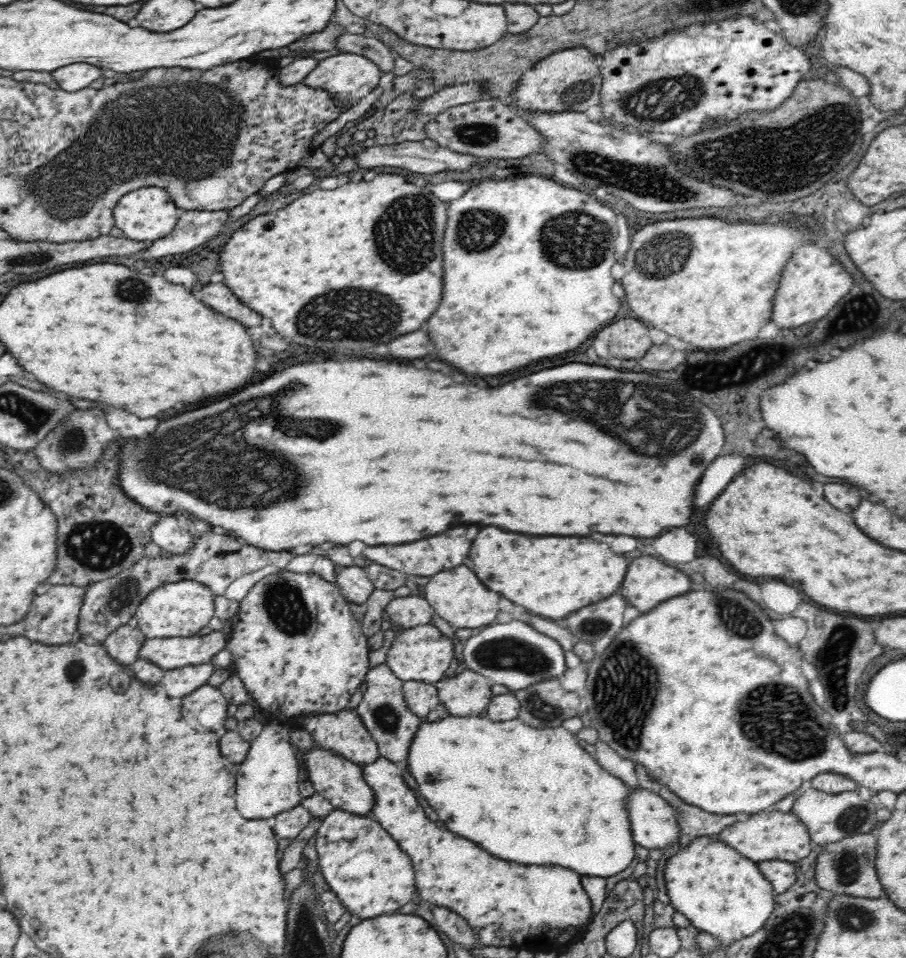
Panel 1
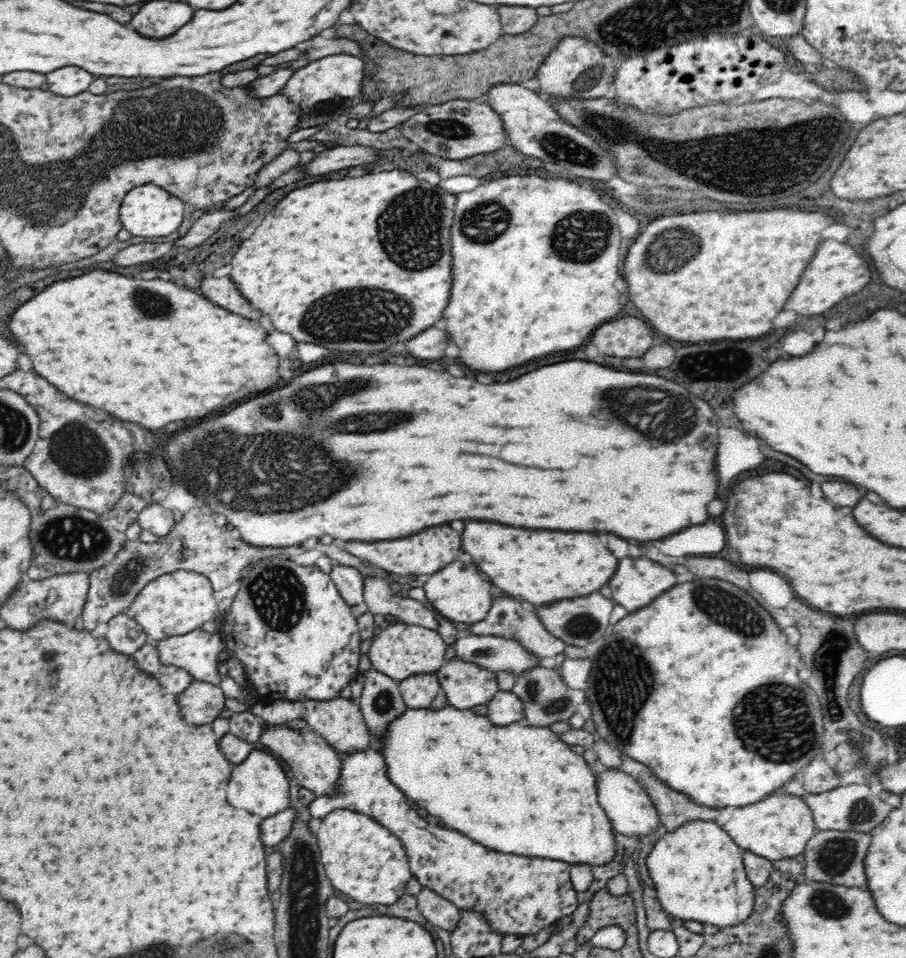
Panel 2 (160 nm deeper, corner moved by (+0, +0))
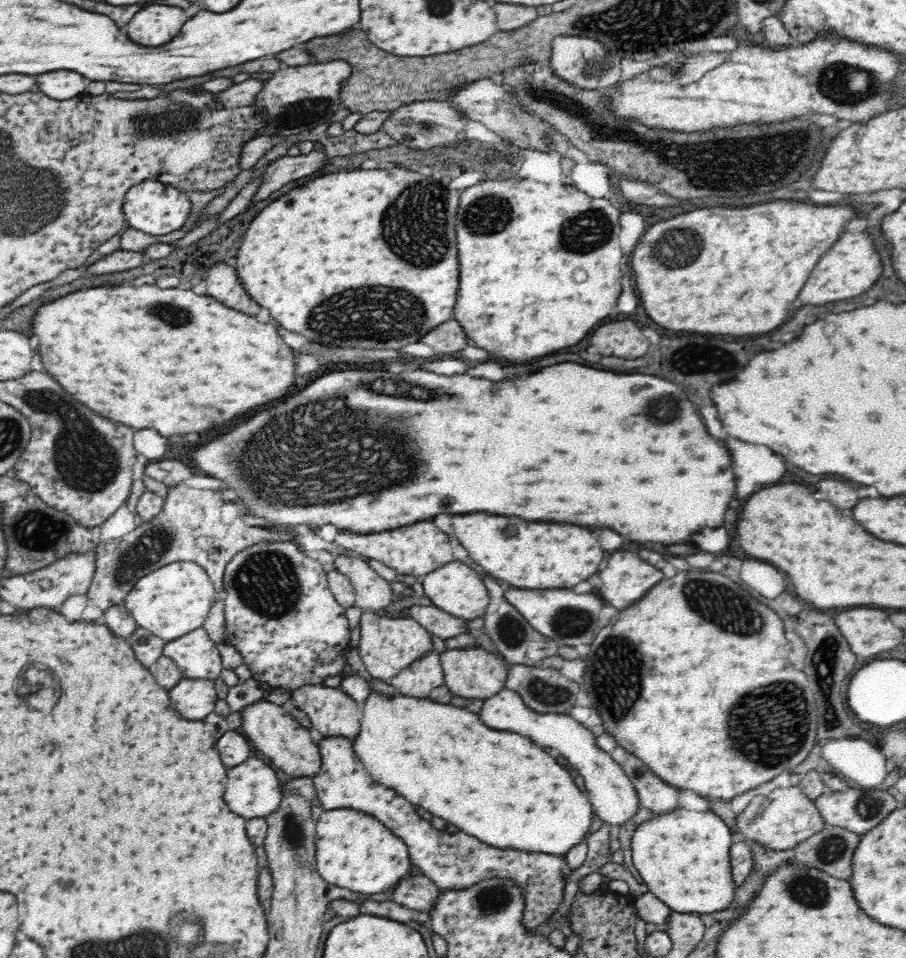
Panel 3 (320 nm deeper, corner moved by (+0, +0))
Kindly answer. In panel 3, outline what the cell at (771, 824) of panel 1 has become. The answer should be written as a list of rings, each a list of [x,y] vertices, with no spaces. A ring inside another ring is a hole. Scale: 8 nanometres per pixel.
[[[799,786],[772,789],[768,796],[755,796],[750,804],[737,815],[737,832],[759,842],[771,850],[788,850],[802,840],[810,838],[824,830],[827,824],[822,818],[814,799],[810,799]]]

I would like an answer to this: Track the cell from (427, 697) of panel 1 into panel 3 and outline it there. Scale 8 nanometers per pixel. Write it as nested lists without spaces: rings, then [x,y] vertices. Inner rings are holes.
[[[432,650],[422,659],[403,668],[396,676],[384,681],[406,696],[426,698],[433,688],[445,684],[440,654]]]

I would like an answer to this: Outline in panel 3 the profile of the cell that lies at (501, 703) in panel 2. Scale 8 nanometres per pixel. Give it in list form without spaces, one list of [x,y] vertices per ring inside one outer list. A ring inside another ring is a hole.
[[[504,687],[494,696],[482,700],[480,720],[496,730],[518,732],[534,741],[536,746],[556,750],[578,775],[582,776],[586,785],[586,794],[592,805],[595,816],[600,816],[604,823],[624,824],[632,818],[640,805],[636,797],[636,789],[624,769],[615,761],[611,753],[602,750],[596,744],[596,736],[587,725],[576,722],[569,715],[555,712],[536,712],[514,690]]]

